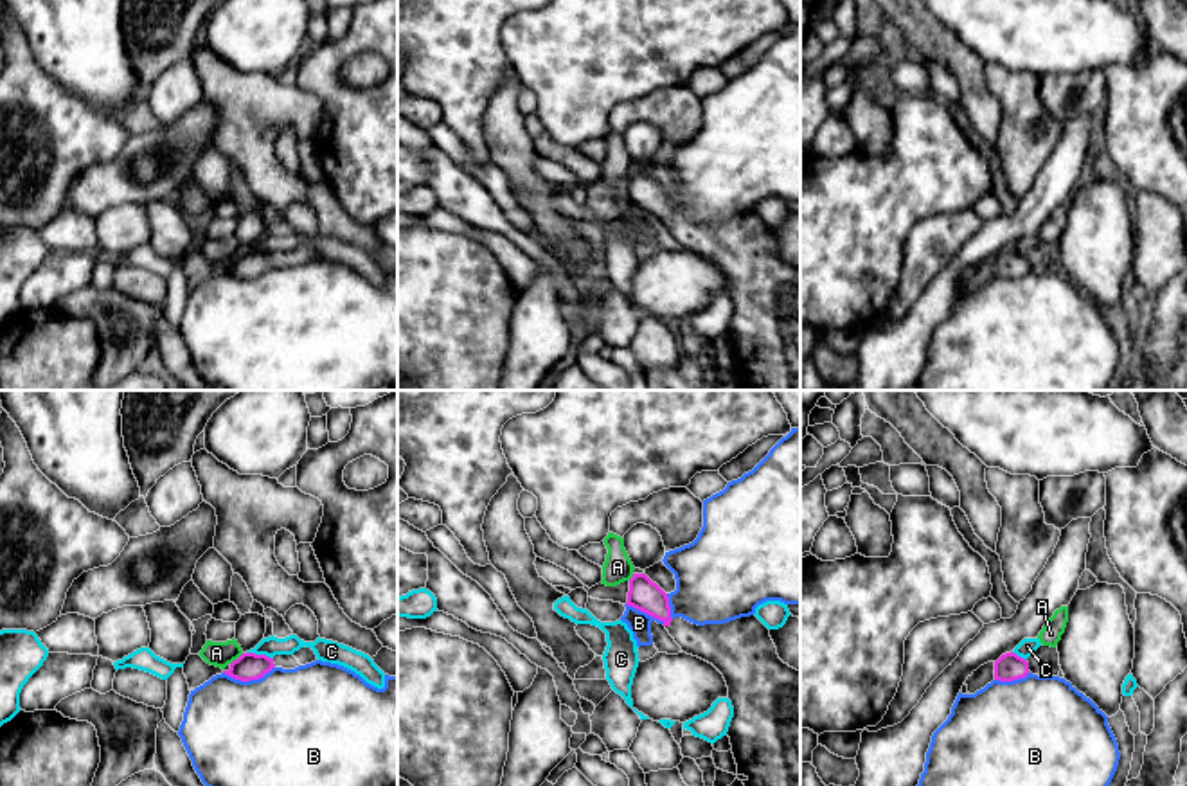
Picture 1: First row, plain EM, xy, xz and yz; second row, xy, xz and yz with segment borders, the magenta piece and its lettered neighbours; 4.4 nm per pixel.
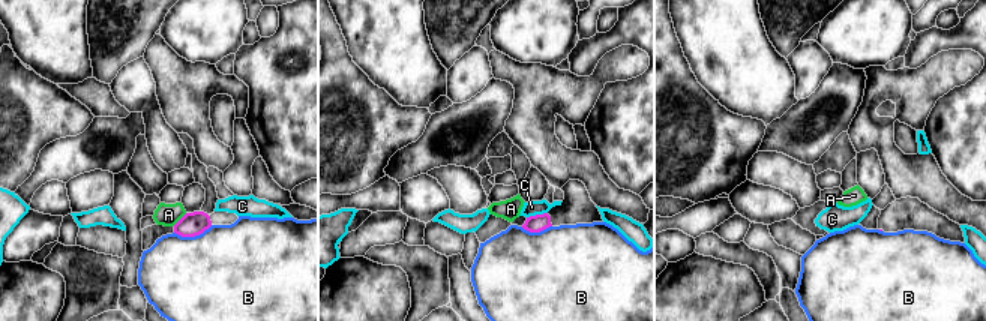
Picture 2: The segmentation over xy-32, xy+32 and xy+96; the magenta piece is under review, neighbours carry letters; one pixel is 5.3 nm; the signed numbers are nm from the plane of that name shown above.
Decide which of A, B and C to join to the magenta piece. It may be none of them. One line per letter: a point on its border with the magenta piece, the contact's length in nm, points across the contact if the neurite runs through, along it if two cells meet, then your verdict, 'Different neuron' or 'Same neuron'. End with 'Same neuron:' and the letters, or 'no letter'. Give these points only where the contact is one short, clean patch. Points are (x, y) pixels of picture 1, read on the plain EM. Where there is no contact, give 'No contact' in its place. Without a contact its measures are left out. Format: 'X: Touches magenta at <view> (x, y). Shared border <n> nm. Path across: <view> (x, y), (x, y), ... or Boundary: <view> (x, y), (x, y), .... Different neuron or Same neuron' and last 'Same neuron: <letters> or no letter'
A: Touches magenta at xy (238, 256). Shared border 80 nm. Boundary: xy (243, 250), (231, 261). Different neuron
B: Touches magenta at xy (249, 277). Shared border 240 nm. Boundary: xy (274, 263), (261, 274), (249, 277), (236, 277), (223, 270). Different neuron
C: Touches magenta at xy (259, 252). Shared border 120 nm. Boundary: xy (247, 249), (272, 256). Different neuron
Same neuron: no letter

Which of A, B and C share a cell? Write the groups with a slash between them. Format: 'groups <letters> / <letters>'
groups A / B / C

